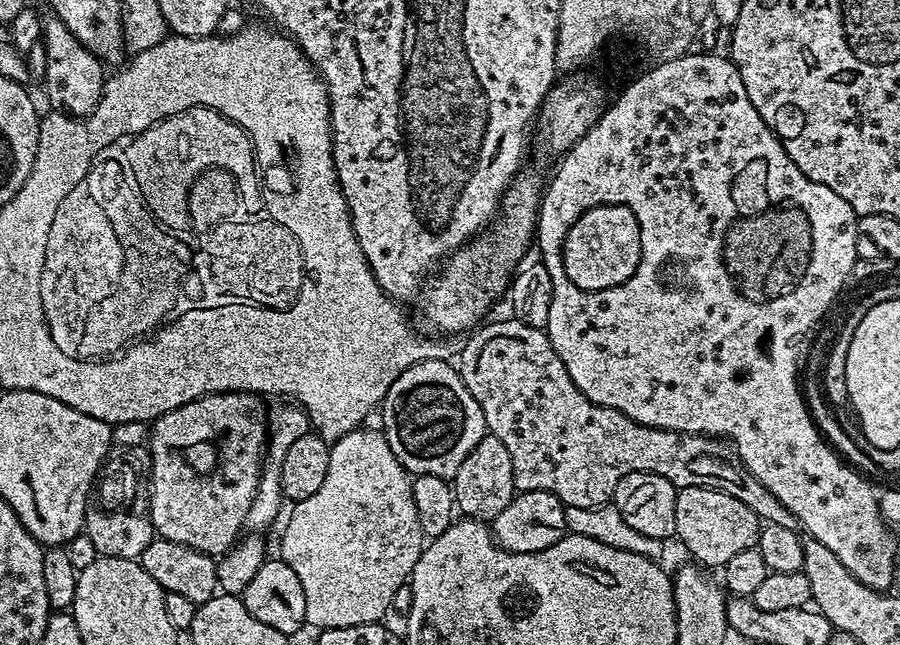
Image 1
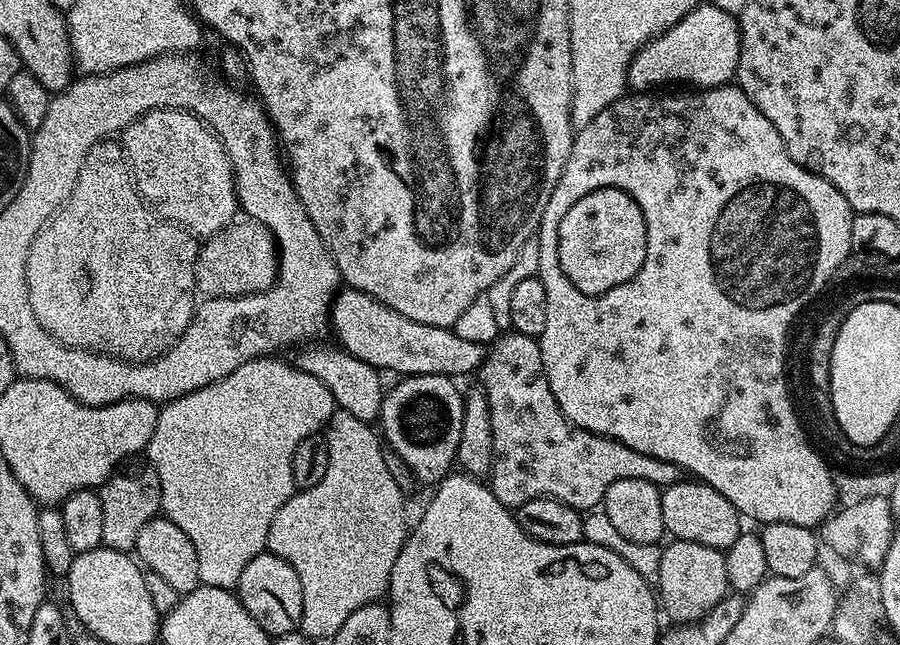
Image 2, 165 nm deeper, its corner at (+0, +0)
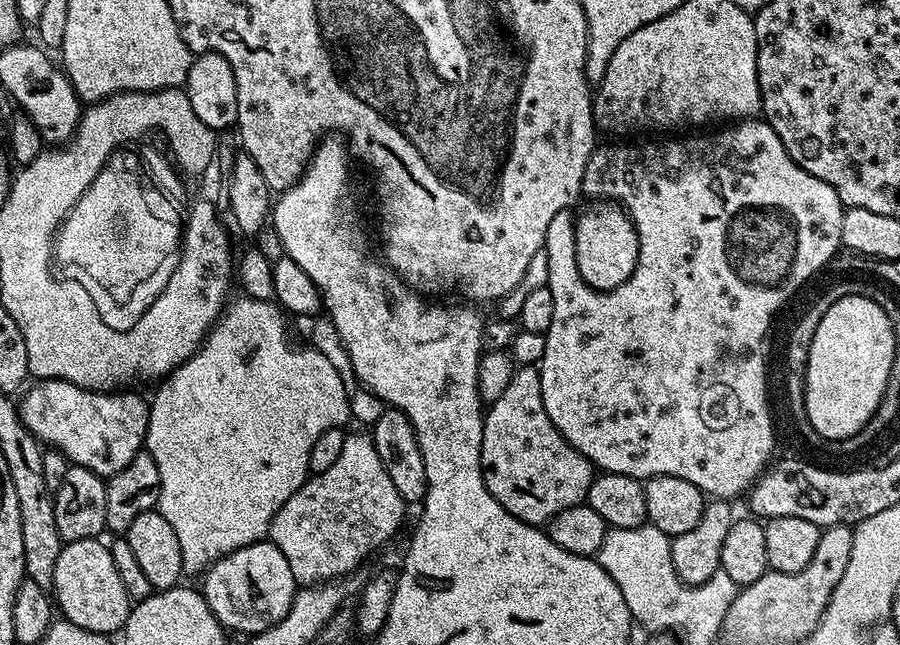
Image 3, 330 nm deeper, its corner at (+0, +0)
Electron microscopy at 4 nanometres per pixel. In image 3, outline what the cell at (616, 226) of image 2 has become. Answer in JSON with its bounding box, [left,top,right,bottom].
[572,202,640,291]

